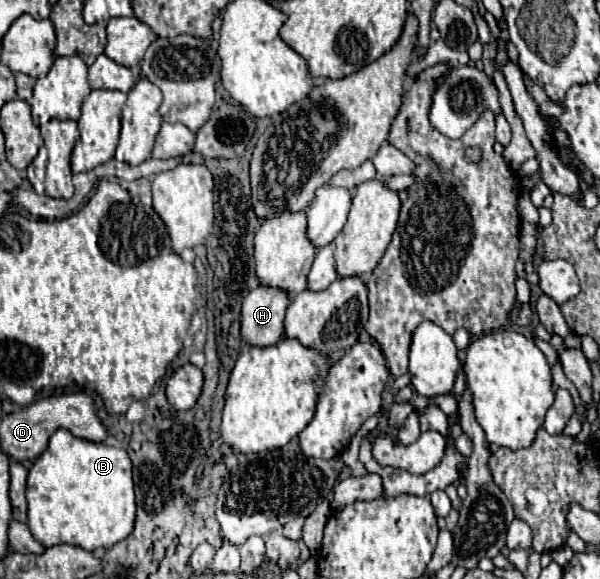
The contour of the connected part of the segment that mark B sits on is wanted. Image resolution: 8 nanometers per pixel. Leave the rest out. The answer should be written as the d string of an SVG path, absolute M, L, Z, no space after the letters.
M64 428L50 436L48 450L30 468L26 498L28 528L46 548L66 542L94 552L112 548L134 530L136 496L126 450L80 440Z

